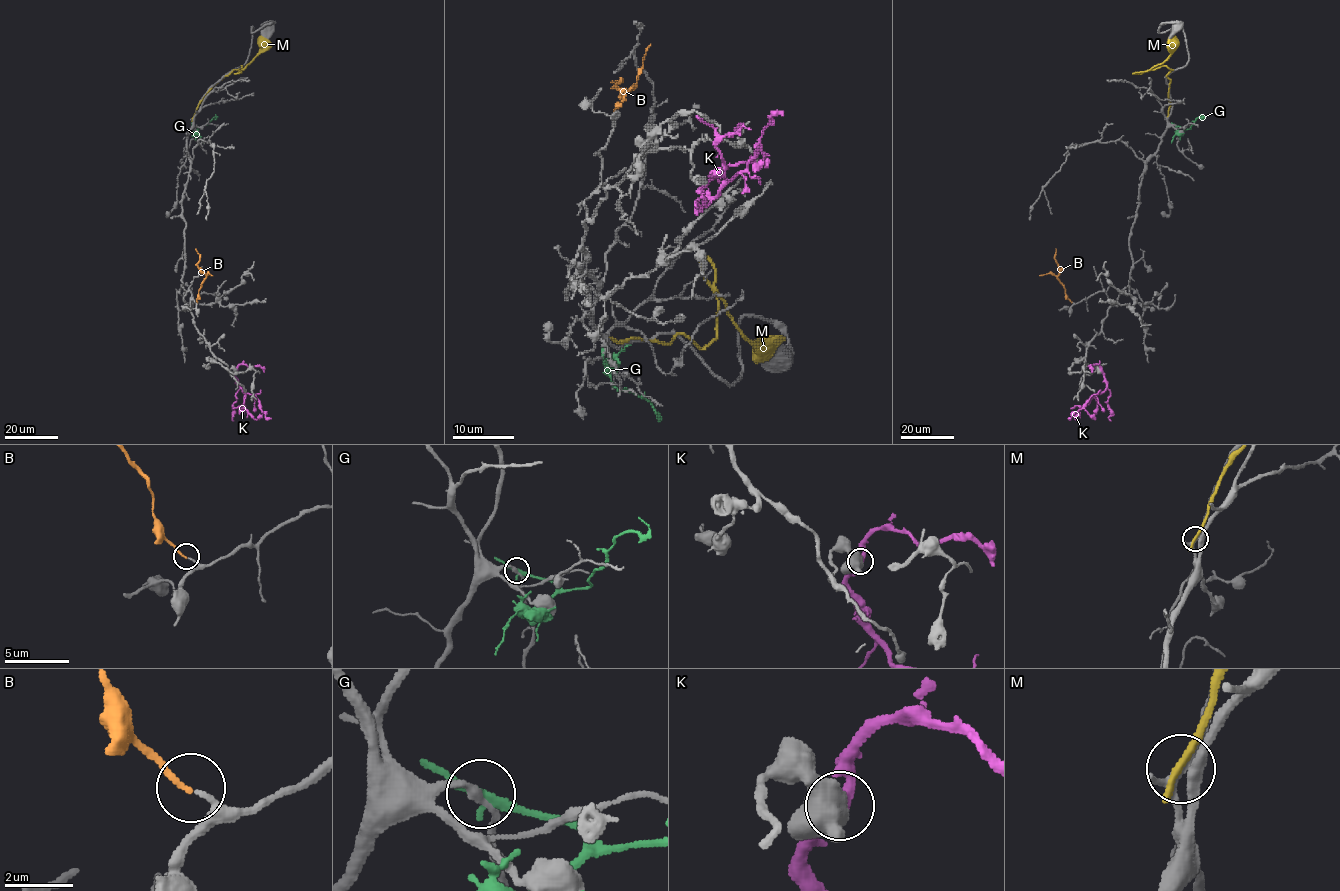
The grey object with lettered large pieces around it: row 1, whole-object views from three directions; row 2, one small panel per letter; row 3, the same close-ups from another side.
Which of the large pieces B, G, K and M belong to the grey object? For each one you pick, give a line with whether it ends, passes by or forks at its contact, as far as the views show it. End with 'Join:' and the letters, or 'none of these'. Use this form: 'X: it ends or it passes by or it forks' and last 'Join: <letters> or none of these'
B: it ends
Join: B

